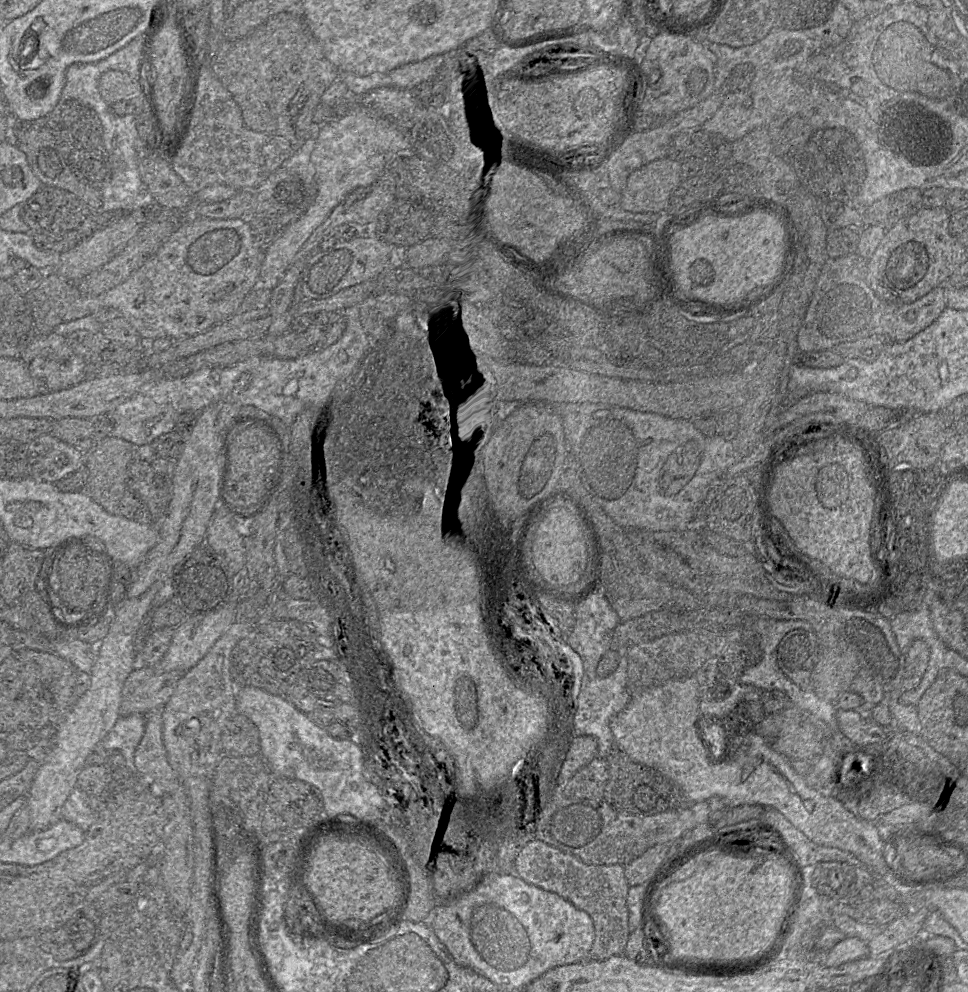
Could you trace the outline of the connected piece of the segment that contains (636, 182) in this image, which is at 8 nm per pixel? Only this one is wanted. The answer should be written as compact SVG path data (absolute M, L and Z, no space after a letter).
M662 158L632 172L621 192L620 207L632 213L663 213L672 192L682 182L681 161Z

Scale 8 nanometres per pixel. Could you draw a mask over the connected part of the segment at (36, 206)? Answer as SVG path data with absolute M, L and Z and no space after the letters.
M42 185L23 203L23 219L30 227L30 235L41 250L60 254L76 247L94 232L117 222L127 212L108 212L95 209L66 190Z

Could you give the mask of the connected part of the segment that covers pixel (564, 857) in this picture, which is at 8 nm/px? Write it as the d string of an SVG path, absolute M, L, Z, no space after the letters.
M532 839L517 856L514 873L529 884L558 894L590 915L595 936L587 959L604 960L624 953L630 935L627 907L630 886L623 865L588 865L541 840Z

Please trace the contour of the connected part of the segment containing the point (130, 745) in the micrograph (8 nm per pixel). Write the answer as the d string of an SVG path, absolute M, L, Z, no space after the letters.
M145 714L120 716L102 739L104 749L117 750L123 754L126 765L134 768L134 754L145 731Z

